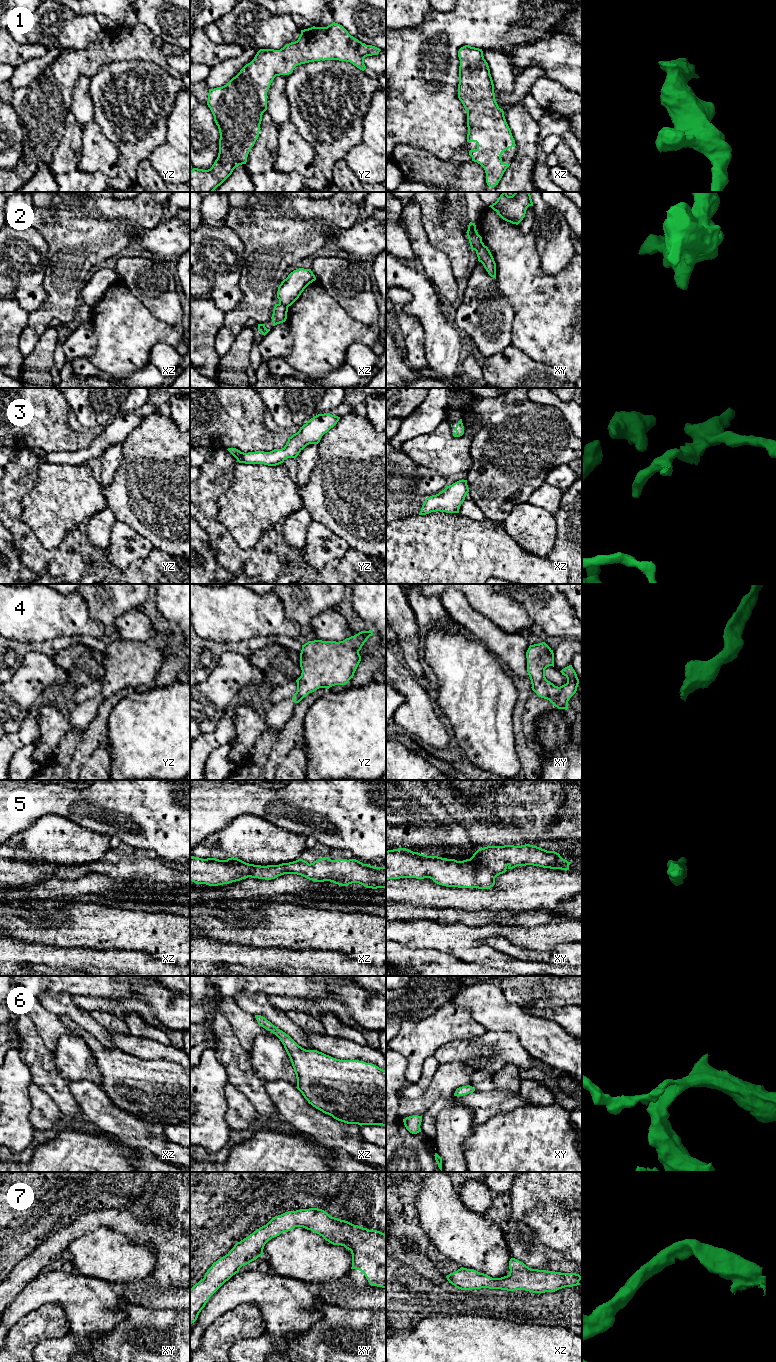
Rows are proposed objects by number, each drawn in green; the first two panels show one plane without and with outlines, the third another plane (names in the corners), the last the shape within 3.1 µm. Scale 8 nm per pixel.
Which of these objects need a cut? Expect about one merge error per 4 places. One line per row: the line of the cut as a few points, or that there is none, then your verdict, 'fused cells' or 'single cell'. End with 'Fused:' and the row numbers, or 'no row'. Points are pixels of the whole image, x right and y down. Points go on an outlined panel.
1: cut none; single cell
2: cut xy (482, 242), (475, 250); fused cells
3: cut none; single cell
4: cut none; single cell
5: cut none; single cell
6: cut none; single cell
7: cut none; single cell
Fused: 2

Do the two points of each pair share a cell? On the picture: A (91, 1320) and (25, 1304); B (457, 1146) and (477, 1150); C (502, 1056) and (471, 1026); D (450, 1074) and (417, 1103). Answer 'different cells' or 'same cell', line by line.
A: same cell
B: different cells
C: different cells
D: same cell

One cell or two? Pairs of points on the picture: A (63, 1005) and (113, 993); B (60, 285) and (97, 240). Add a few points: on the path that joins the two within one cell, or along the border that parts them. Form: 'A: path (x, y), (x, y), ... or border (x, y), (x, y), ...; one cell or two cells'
A: border (48, 994), (54, 997), (69, 997), (71, 999); two cells
B: path (63, 274), (86, 251); one cell

